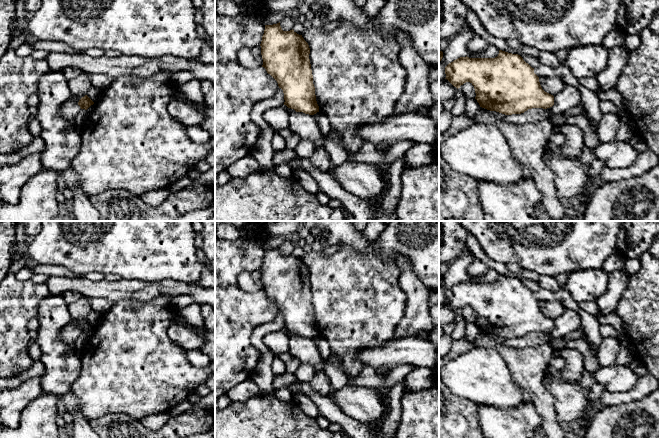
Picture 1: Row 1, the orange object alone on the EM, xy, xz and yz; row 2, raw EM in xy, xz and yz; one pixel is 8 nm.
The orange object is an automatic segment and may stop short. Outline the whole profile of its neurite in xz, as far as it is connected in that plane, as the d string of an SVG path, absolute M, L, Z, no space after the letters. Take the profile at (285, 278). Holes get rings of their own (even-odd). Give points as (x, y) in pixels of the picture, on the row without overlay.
M280 246L265 249L261 265L263 289L284 317L284 329L296 336L319 336L309 283L310 272L293 253L283 255Z

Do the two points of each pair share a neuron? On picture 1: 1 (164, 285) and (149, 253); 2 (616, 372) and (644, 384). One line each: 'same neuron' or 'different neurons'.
1: different neurons
2: different neurons

